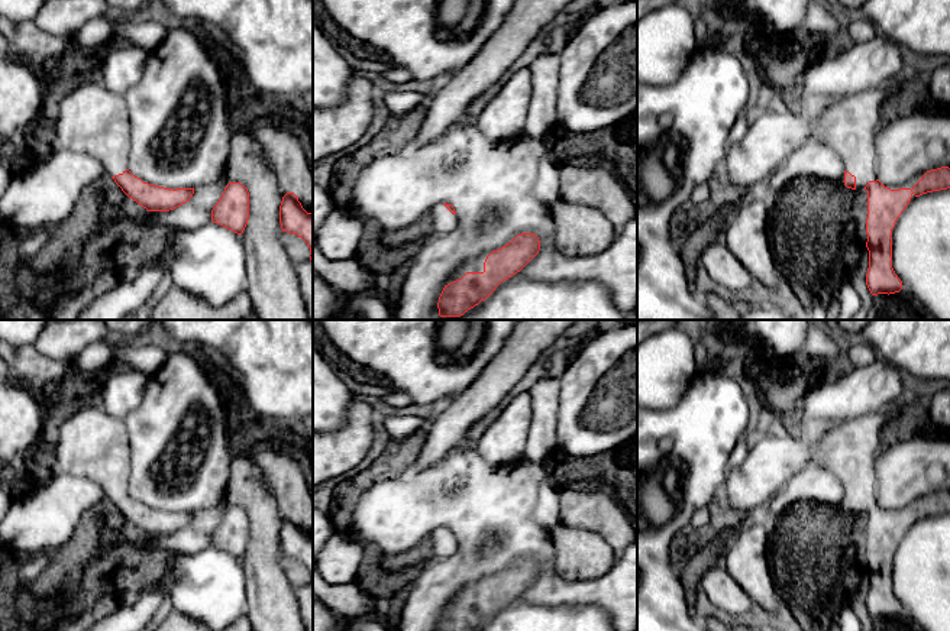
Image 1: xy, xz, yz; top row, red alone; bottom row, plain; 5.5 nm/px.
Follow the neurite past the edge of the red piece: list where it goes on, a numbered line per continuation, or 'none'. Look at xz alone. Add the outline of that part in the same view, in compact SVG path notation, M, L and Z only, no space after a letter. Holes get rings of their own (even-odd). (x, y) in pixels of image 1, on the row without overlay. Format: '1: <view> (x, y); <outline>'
1: xz (443, 544); M436 527L430 534L436 562L450 557L458 550L458 540L452 538L443 527Z

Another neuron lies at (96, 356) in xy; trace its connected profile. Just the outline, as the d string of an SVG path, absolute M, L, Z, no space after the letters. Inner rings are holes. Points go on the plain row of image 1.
M97 340L85 346L68 365L68 369L83 378L91 378L114 360L114 340Z

